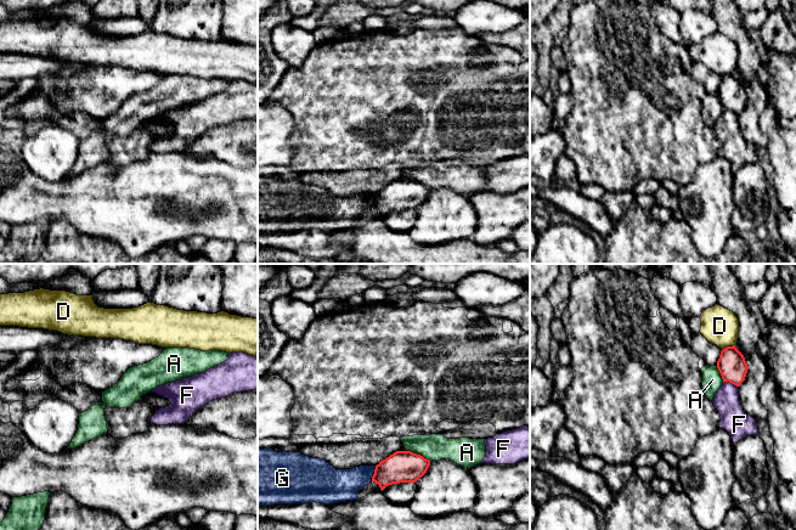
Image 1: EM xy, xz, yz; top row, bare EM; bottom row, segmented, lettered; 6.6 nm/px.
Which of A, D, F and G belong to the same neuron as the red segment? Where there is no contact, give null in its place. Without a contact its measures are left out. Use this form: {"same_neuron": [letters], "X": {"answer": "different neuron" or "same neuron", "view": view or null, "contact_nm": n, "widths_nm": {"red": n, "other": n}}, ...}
{"same_neuron": [], "A": {"answer": "different neuron", "view": "xz", "contact_nm": 190, "widths_nm": {"red": 200, "other": 180}}, "D": {"answer": "different neuron", "view": "yz", "contact_nm": 100, "widths_nm": {"red": 190, "other": 240}}, "F": {"answer": "different neuron", "view": "yz", "contact_nm": 110, "widths_nm": {"red": 190, "other": 180}}, "G": {"answer": "different neuron", "view": "xz", "contact_nm": 110, "widths_nm": {"red": 200, "other": 220}}}

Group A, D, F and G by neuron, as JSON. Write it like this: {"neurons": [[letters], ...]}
{"neurons": [["A"], ["D"], ["F", "G"]]}

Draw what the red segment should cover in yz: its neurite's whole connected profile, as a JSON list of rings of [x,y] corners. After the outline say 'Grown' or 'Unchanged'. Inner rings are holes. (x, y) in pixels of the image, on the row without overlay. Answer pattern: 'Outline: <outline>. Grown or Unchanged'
Outline: [[[727,74],[721,79],[717,89],[717,96],[722,103],[723,109],[729,109],[736,114],[745,108],[749,94],[744,83],[733,74]]]. Unchanged

